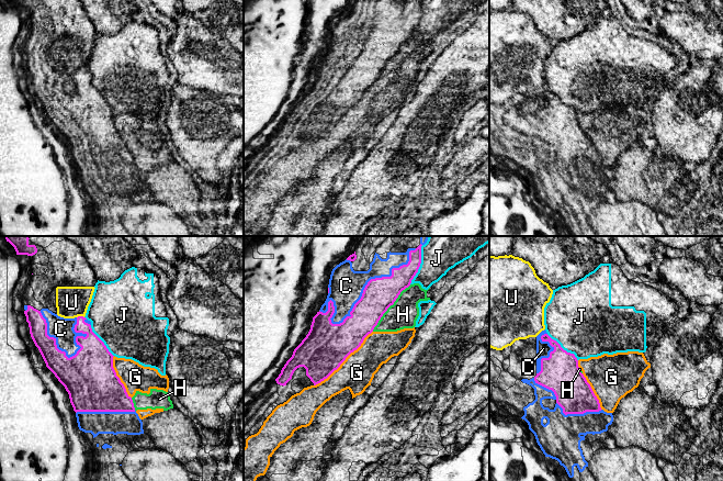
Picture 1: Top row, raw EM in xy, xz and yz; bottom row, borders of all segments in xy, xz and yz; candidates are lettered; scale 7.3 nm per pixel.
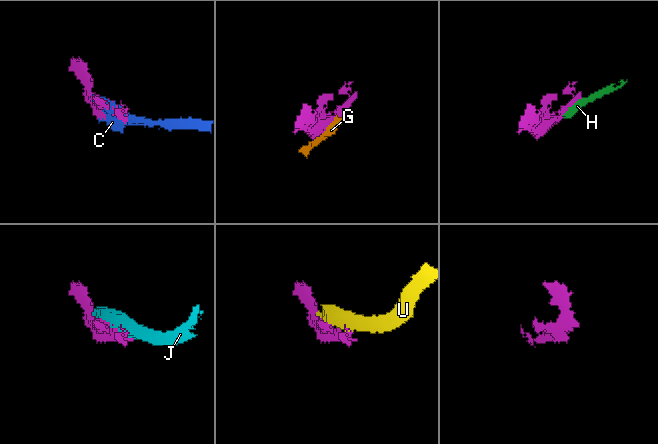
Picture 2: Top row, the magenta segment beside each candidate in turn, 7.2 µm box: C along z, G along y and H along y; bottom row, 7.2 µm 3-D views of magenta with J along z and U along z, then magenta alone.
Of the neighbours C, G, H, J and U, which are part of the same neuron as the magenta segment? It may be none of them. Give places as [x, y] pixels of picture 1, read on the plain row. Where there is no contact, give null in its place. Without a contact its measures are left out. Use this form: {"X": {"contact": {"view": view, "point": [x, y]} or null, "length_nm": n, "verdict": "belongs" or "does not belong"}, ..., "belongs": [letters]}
{"C": {"contact": {"view": "xz", "point": [361, 51]}, "length_nm": 850, "verdict": "belongs"}, "G": {"contact": {"view": "xz", "point": [345, 113]}, "length_nm": 600, "verdict": "does not belong"}, "H": {"contact": {"view": "xz", "point": [390, 59]}, "length_nm": 440, "verdict": "does not belong"}, "J": {"contact": {"view": "xz", "point": [419, 19]}, "length_nm": 300, "verdict": "does not belong"}, "U": {"contact": {"view": "xy", "point": [80, 70]}, "length_nm": 60, "verdict": "does not belong"}, "belongs": ["C"]}

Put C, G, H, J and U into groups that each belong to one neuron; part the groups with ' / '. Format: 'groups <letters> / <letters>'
groups C / G H / J / U

